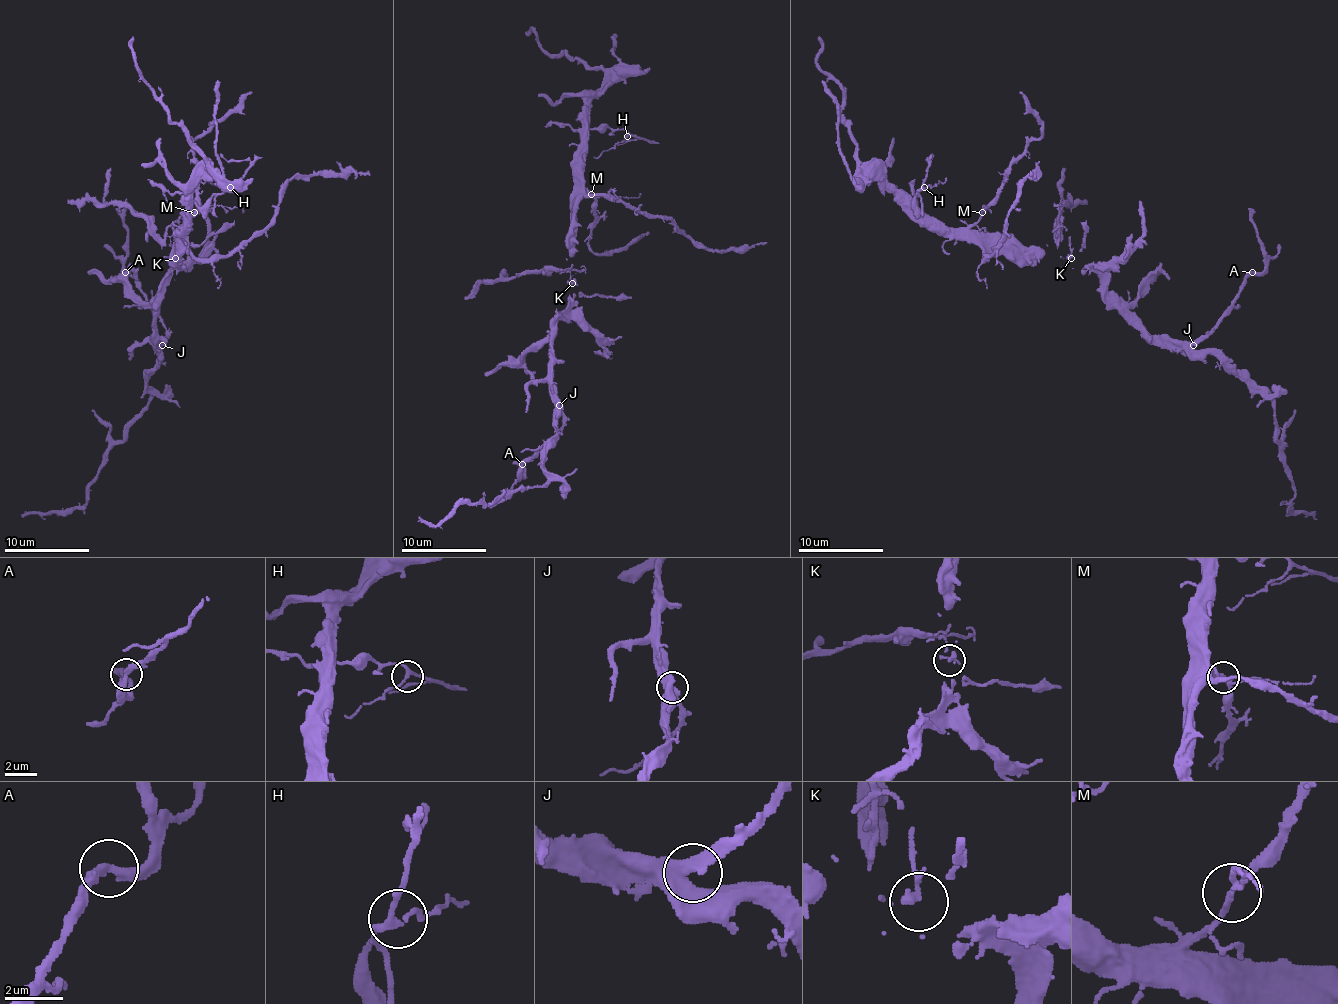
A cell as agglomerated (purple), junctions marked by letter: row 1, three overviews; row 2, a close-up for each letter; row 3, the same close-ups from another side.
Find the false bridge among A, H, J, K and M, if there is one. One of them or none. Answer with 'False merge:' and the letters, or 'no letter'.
False merge: M

